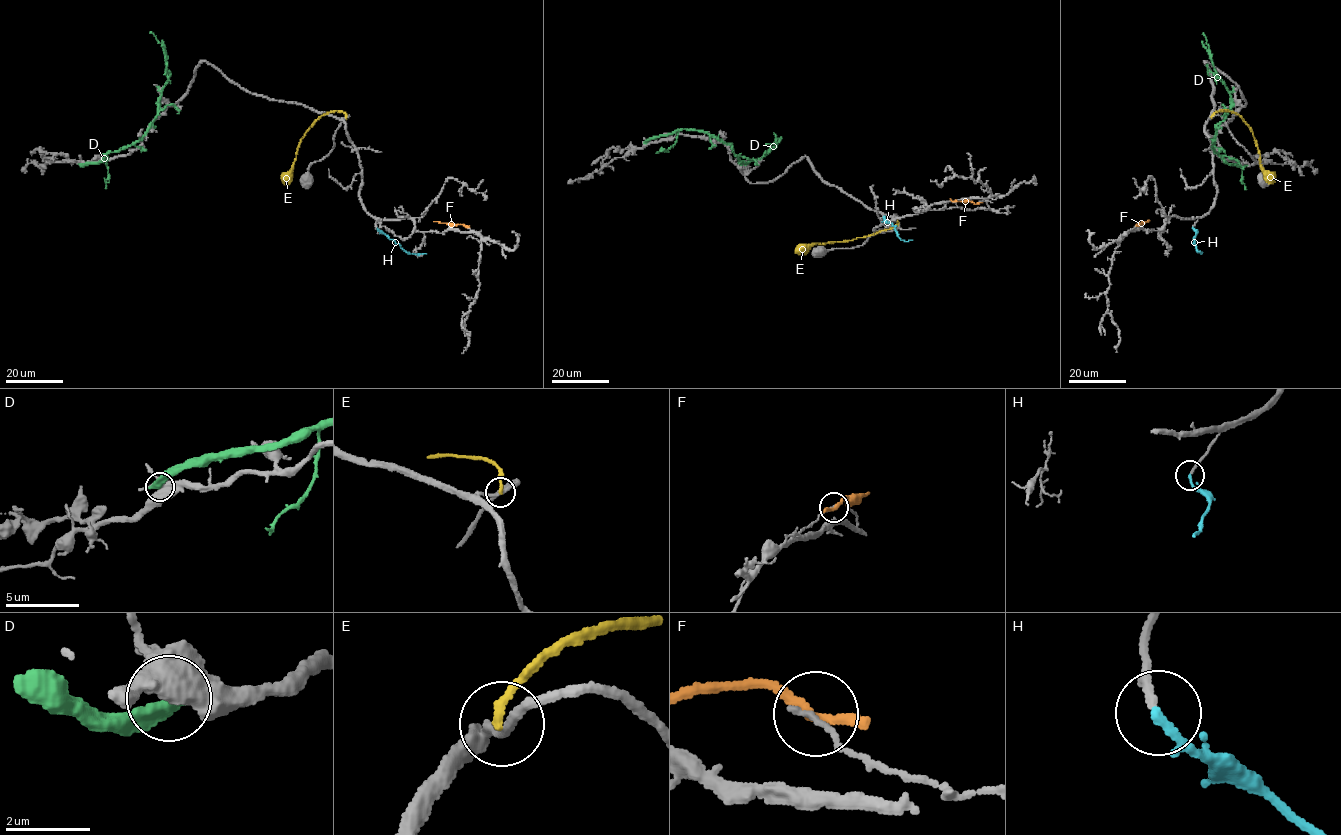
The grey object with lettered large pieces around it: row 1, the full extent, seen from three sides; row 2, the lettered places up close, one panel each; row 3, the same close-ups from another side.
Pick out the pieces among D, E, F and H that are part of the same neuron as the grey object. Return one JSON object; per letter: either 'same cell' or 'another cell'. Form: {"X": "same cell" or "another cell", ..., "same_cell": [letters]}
{"D": "another cell", "E": "another cell", "F": "another cell", "H": "same cell", "same_cell": ["H"]}

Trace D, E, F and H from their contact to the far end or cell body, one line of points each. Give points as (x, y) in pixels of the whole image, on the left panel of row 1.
D: (80, 164), (99, 162), (108, 153), (132, 145), (156, 116), (166, 68), (162, 45), (149, 32)
E: (345, 118), (343, 111), (319, 116), (304, 134), (293, 165), (283, 178), (284, 182)
F: (466, 226), (433, 222)
H: (376, 228), (407, 252), (426, 254)

